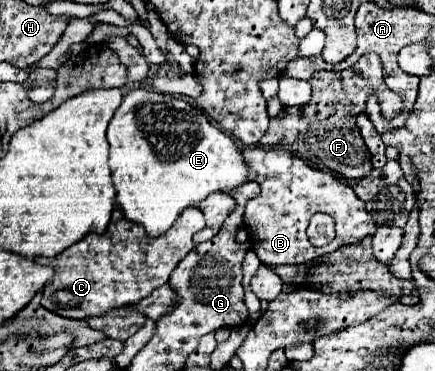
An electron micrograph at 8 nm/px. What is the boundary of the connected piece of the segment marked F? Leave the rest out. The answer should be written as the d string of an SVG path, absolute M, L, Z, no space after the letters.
M374 53L363 55L353 68L342 72L318 72L310 80L312 100L306 106L284 108L270 120L268 132L260 144L270 148L284 148L294 156L300 156L312 168L340 174L348 180L360 180L372 172L372 154L364 144L360 130L356 128L356 114L364 112L366 96L376 94L386 120L392 120L402 110L402 96L386 90L382 83L382 64Z

